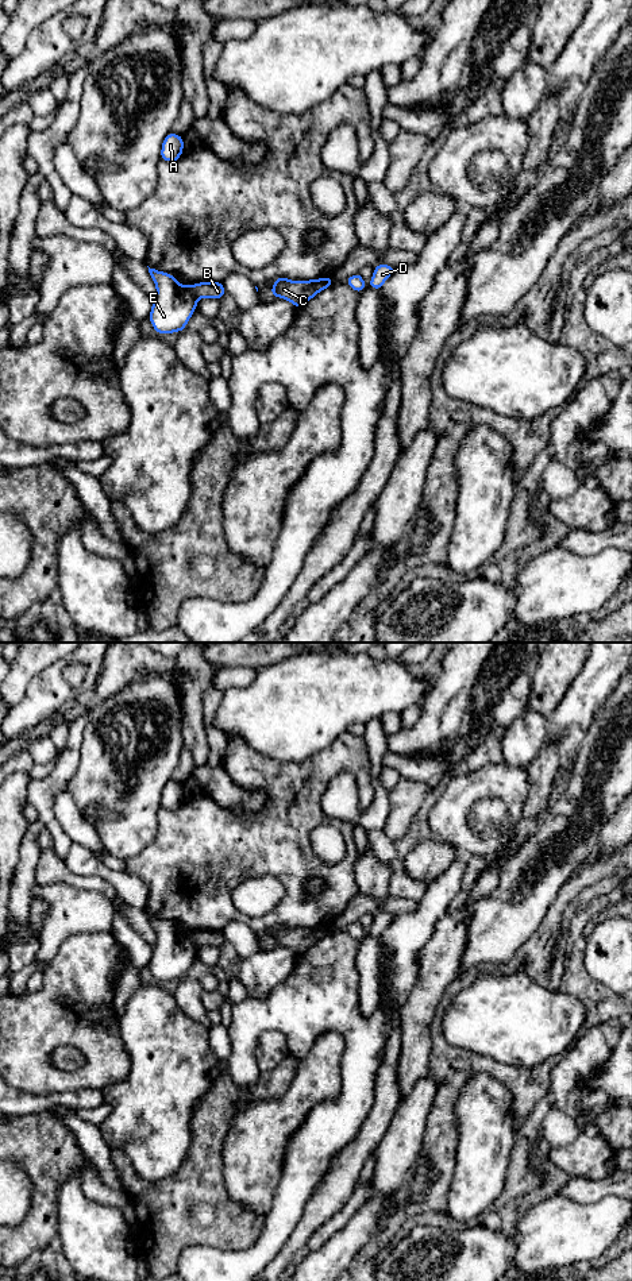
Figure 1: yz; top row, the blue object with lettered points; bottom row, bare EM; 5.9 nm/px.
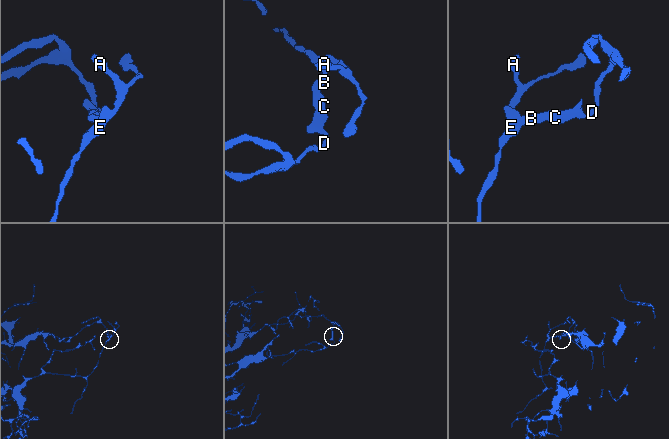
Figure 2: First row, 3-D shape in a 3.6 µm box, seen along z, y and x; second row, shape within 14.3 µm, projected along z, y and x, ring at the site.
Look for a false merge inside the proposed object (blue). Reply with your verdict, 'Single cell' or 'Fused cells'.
Fused cells

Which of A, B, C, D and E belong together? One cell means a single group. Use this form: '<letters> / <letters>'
A E / B C D

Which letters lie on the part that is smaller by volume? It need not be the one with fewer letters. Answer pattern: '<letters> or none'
A, E

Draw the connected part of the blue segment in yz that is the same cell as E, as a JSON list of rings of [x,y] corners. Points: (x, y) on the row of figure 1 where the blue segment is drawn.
[[[149,267],[157,294],[150,310],[153,328],[162,336],[182,332],[193,312],[197,309],[190,286],[177,282],[174,275]]]

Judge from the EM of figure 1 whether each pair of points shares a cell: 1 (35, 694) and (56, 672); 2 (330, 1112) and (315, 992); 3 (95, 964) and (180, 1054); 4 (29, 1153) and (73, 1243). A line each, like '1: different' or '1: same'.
1: same
2: same
3: different
4: different

